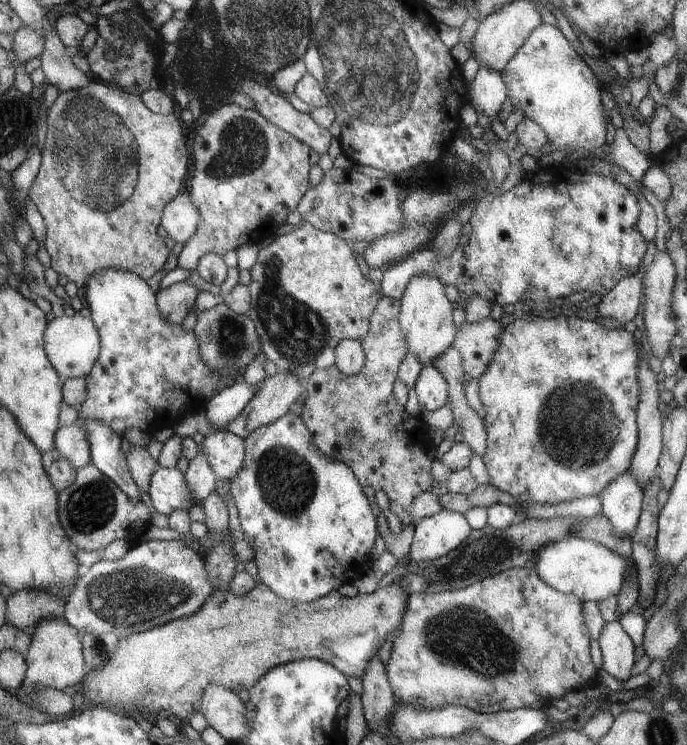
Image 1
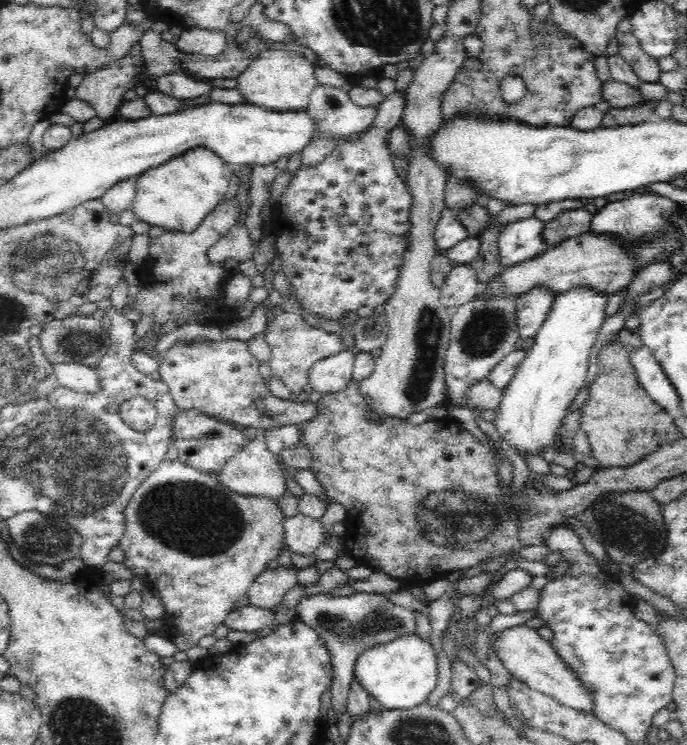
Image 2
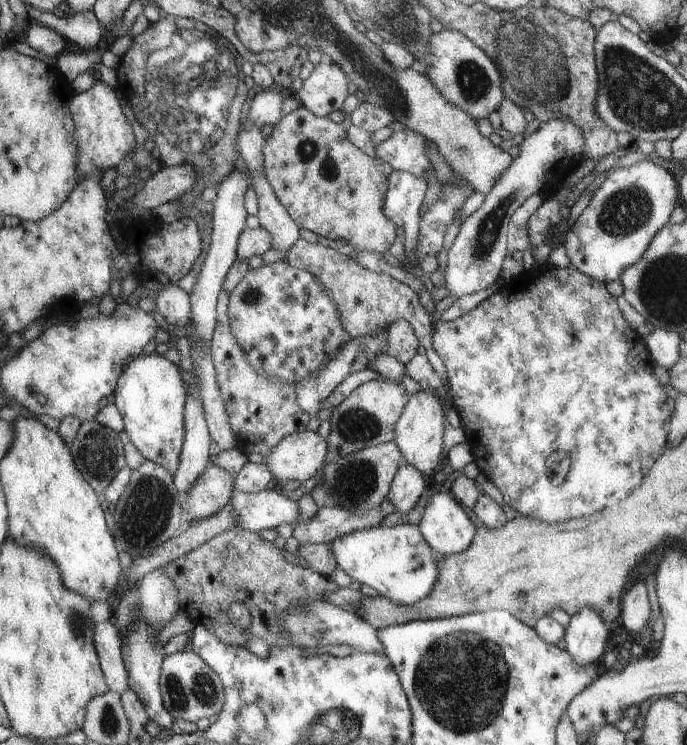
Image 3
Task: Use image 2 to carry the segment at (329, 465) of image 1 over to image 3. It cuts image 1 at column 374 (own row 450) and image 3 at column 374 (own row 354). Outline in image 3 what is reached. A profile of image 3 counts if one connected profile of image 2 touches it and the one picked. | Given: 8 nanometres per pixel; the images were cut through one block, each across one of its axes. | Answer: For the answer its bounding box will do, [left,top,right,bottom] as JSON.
[326,525,440,605]

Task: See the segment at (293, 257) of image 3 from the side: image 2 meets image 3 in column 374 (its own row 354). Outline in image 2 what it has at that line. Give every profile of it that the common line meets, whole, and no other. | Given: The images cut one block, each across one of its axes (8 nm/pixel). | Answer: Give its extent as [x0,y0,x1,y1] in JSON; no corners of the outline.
[263,312,343,398]

